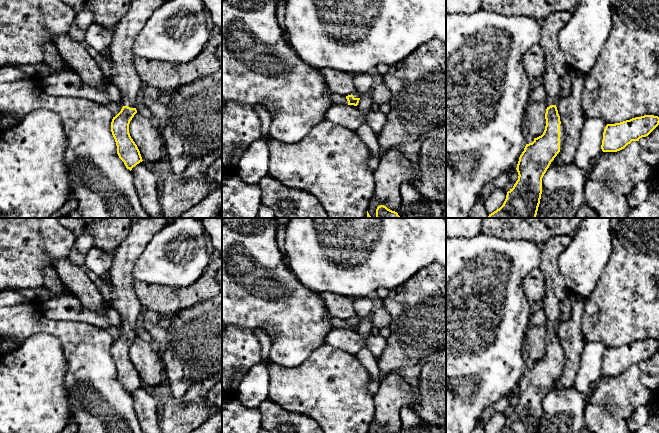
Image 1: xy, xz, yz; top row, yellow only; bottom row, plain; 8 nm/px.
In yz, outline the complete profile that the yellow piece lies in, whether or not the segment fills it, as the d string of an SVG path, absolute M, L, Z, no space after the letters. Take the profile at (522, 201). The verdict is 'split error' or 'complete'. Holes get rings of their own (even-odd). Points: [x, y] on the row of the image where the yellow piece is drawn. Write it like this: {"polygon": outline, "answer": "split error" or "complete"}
{"polygon": "M562 10L538 20L541 26L539 45L545 55L545 72L541 79L547 95L545 130L532 143L526 144L516 168L518 180L507 192L503 205L488 218L536 218L542 194L542 178L564 146L565 131L556 102L560 97L561 76L569 69L566 57L559 49L558 33L571 17L571 12Z", "answer": "split error"}

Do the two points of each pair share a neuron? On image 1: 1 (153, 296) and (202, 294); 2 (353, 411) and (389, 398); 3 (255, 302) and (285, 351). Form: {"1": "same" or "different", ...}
{"1": "same", "2": "different", "3": "same"}

